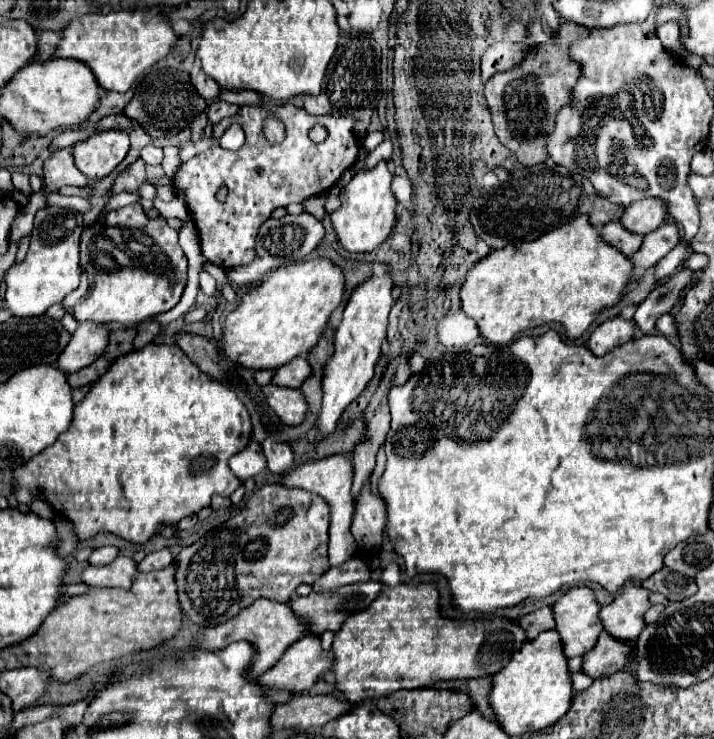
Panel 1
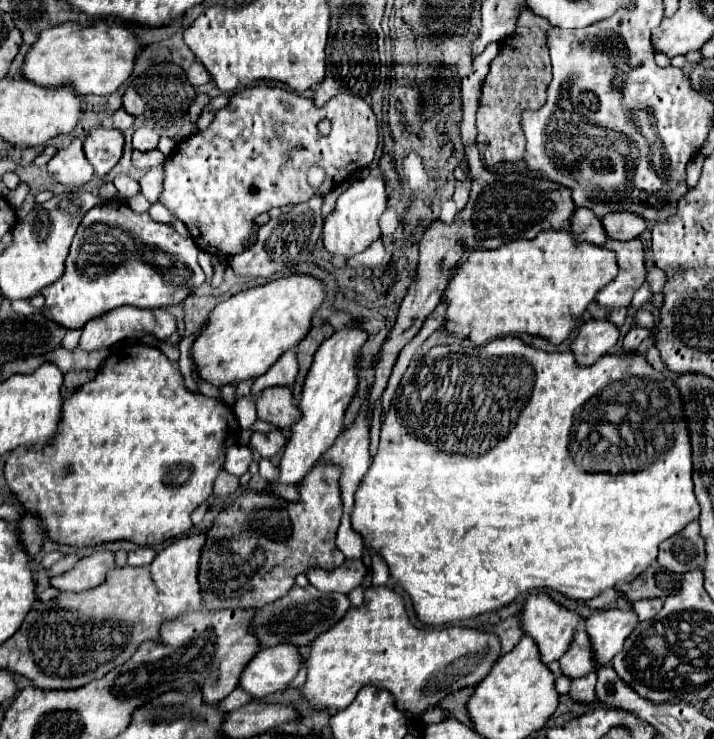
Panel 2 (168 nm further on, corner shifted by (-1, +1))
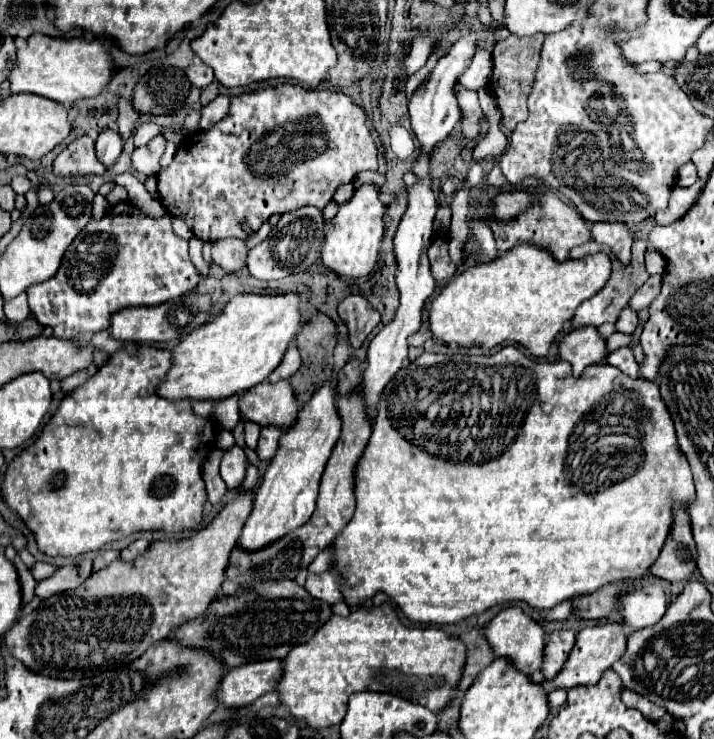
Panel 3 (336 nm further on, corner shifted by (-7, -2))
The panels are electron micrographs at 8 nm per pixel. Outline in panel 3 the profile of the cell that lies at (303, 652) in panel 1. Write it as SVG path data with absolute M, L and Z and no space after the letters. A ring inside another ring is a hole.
M280 660L248 662L240 668L224 672L220 680L220 692L216 692L218 704L226 708L242 708L266 692L272 692L282 676Z

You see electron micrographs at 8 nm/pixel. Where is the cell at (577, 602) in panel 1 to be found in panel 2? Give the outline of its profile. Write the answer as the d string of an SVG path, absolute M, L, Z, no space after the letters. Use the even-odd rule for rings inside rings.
M538 593L538 595L526 597L524 611L522 611L522 627L538 643L544 663L554 663L566 653L566 647L570 647L570 639L574 639L574 631L578 631L578 627L582 623L584 623L582 615L562 607L548 593Z

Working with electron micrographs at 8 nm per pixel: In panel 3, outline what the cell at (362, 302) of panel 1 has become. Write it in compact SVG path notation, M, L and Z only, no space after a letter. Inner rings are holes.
M332 376L300 410L296 424L284 430L280 438L280 450L266 466L262 484L256 492L256 504L242 528L238 548L240 550L262 550L272 542L278 542L298 526L306 524L316 508L318 484L322 470L330 458L334 444L340 438L340 416L336 412L336 392Z

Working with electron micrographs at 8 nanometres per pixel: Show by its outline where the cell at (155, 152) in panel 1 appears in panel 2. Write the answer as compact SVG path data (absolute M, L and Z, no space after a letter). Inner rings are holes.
M140 127L134 131L134 137L132 137L132 147L134 149L140 149L140 151L152 151L158 147L158 133L150 127Z

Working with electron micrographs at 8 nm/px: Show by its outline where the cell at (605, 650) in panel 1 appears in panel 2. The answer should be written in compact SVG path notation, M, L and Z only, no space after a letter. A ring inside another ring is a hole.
M578 629L570 649L558 663L562 673L572 679L588 675L590 671L598 671L598 667L594 667L594 651L590 651L590 637L584 629Z

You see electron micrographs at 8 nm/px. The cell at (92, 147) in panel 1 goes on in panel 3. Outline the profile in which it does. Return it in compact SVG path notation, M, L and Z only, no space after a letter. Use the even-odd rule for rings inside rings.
M102 130L100 136L96 138L96 156L102 164L112 166L122 152L122 138L118 132L112 130Z

